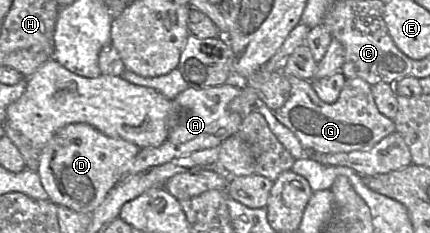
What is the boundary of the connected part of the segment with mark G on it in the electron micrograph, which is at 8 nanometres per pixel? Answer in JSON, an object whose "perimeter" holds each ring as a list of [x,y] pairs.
{"perimeter":[[[286,77],[291,87],[290,96],[274,115],[279,123],[295,135],[305,150],[305,155],[367,151],[395,132],[394,122],[379,113],[371,86],[365,81],[346,79],[338,99],[327,104],[317,97],[311,81]]]}

